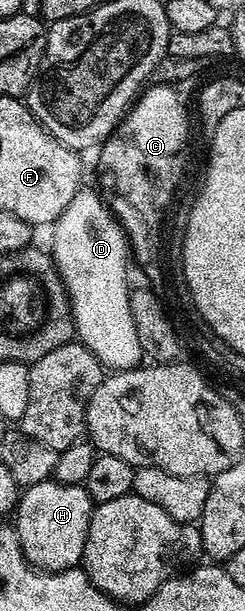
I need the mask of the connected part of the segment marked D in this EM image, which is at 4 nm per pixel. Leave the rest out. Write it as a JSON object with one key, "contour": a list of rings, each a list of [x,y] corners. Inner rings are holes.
{"contour":[[[81,188],[66,204],[62,216],[51,223],[52,248],[50,255],[59,281],[64,281],[68,302],[72,305],[70,321],[74,334],[94,354],[100,365],[109,371],[134,370],[142,362],[142,351],[138,344],[138,332],[134,332],[134,316],[130,316],[130,285],[128,286],[128,262],[130,266],[130,243],[124,227],[114,217],[113,211],[88,188]]]}

